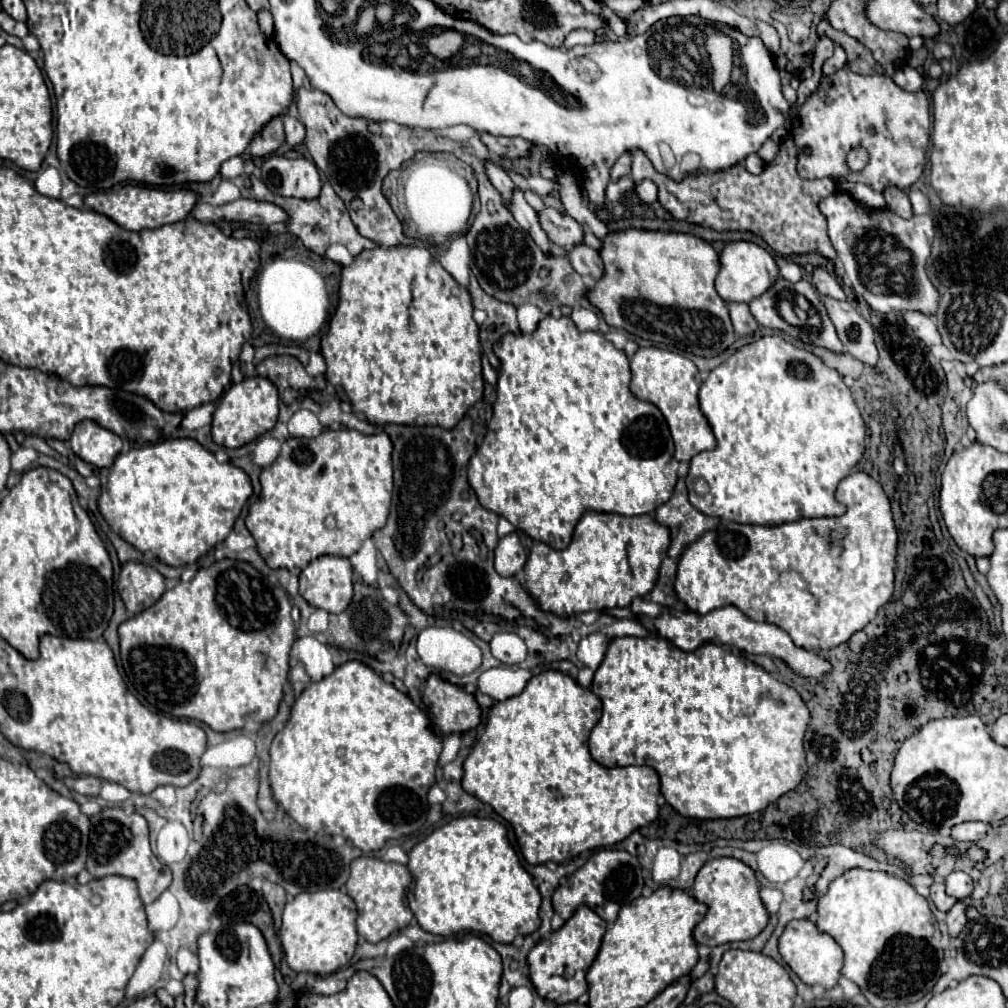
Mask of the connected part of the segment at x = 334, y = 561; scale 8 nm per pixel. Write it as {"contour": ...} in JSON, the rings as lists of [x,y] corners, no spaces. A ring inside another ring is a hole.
{"contour":[[[323,555],[311,561],[299,575],[301,597],[327,613],[345,611],[353,595],[353,569],[349,559]]]}

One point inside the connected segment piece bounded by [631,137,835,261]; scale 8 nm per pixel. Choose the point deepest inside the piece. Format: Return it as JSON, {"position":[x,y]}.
{"position":[779,206]}

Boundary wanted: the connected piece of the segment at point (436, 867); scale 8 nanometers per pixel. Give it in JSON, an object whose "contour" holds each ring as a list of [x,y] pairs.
{"contour":[[[479,817],[453,819],[409,851],[407,867],[415,877],[413,893],[419,903],[415,919],[427,933],[449,937],[459,931],[477,931],[489,935],[497,943],[511,943],[517,935],[529,935],[541,925],[541,895],[533,885],[531,875],[519,863],[519,857],[507,839],[507,829],[499,821]]]}

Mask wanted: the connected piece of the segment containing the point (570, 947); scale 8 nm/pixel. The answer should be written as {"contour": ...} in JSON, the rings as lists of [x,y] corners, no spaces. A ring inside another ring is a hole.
{"contour":[[[581,905],[573,913],[573,917],[567,919],[565,925],[551,935],[549,941],[543,941],[529,951],[527,955],[529,979],[535,985],[539,997],[553,1003],[569,1003],[569,1001],[577,1001],[577,997],[587,993],[585,973],[599,951],[605,927],[607,923],[599,919],[595,911],[591,911],[587,905]]]}

